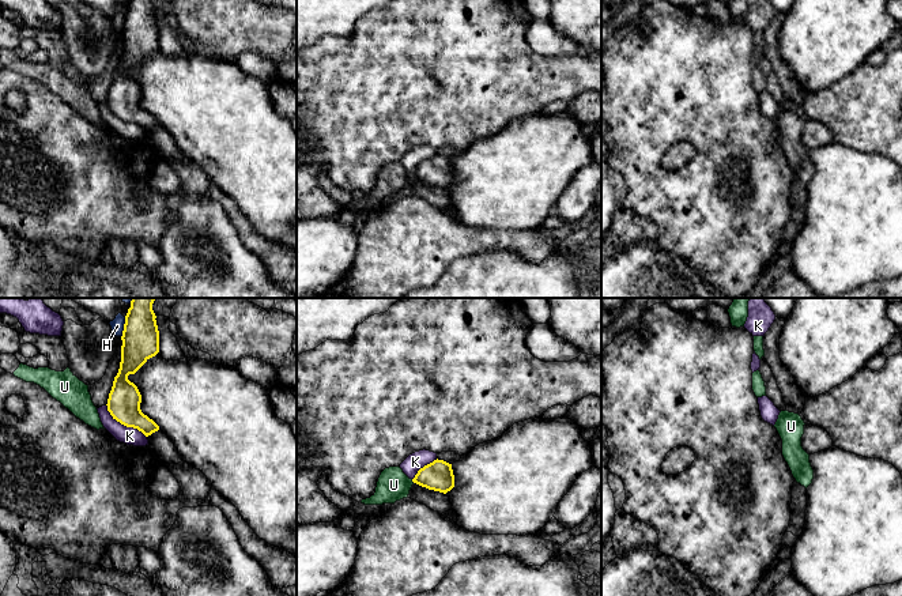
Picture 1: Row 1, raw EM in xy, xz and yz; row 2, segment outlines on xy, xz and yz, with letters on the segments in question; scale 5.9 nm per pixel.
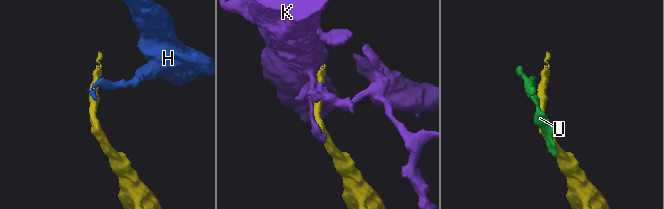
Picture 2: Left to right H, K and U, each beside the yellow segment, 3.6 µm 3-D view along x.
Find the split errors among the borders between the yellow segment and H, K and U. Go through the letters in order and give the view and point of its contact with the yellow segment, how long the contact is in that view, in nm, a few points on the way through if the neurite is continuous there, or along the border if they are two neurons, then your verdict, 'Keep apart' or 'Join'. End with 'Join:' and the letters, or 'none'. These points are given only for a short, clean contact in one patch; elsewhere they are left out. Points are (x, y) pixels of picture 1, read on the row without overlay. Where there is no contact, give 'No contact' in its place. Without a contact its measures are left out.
H: Touches yellow at xy (124, 22). Shared border 120 nm. Boundary: xy (125, 12), (121, 31). Keep apart
K: Touches yellow at xy (124, 120). Shared border 300 nm. Keep apart
U: Touches yellow at xz (412, 176). Shared border 30 nm. Boundary: xz (411, 174), (414, 177). Keep apart
Join: none

